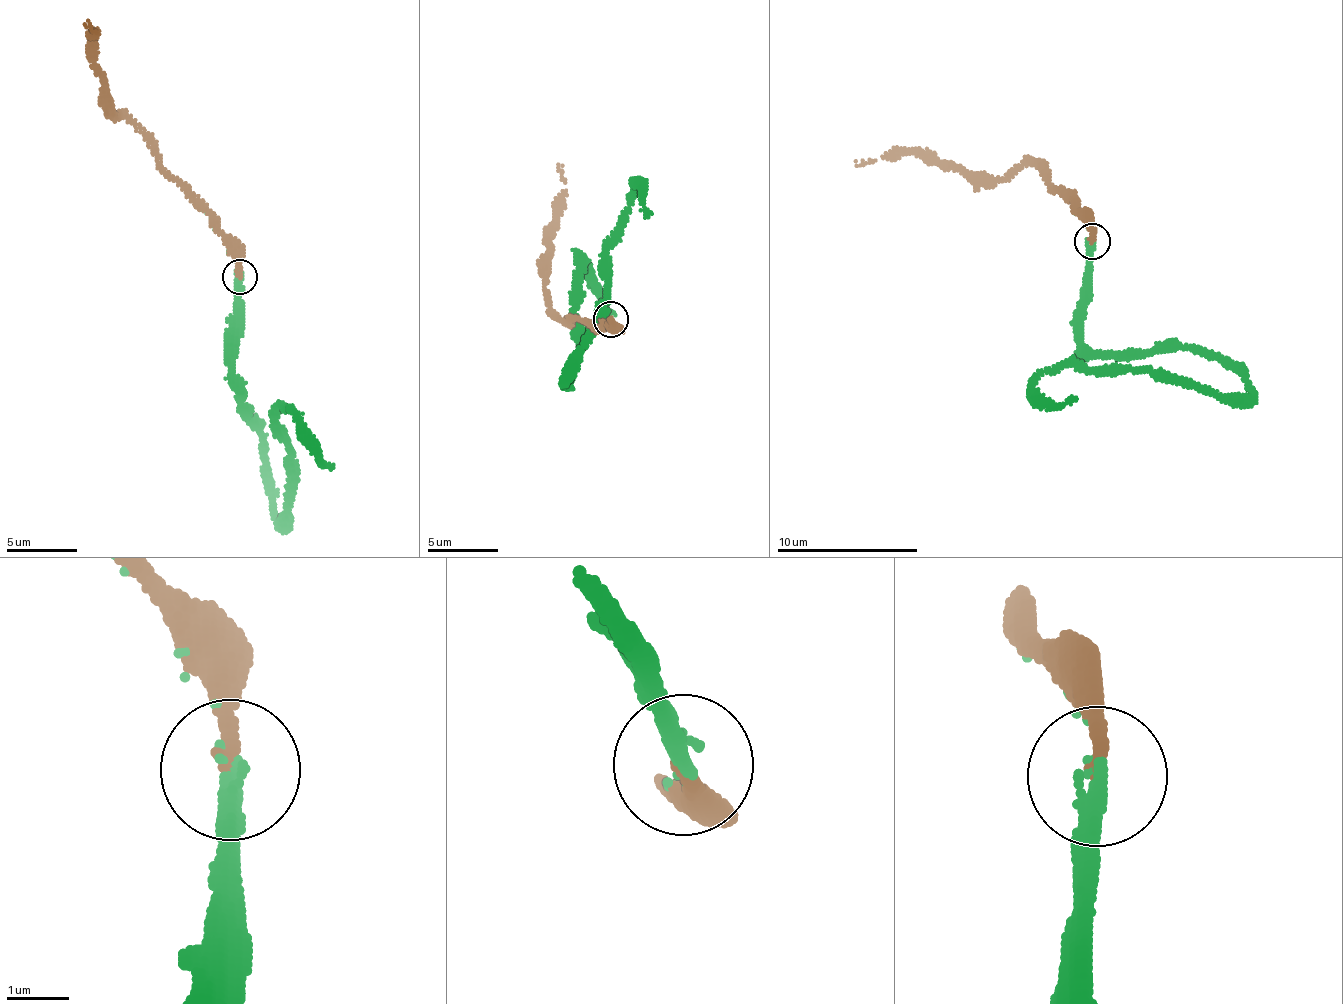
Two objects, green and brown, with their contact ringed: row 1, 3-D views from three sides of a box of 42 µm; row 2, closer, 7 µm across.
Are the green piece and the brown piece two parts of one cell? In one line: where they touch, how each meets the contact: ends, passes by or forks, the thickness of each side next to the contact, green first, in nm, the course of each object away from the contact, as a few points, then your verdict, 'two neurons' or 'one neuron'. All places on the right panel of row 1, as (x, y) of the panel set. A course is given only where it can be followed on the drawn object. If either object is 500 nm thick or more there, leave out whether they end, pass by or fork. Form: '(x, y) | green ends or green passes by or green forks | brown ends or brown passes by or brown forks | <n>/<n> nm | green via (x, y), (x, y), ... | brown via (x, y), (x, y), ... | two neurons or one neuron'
(1092, 241) | green passes by | brown ends | 220/240 nm | green via (1091, 240), (1081, 346), (1198, 346), (1239, 370), (1249, 397), (1064, 365), (1034, 379), (1056, 404), (1076, 397) | brown via (1091, 240), (1091, 215), (1030, 160), (988, 179), (912, 151), (855, 161) | one neuron

